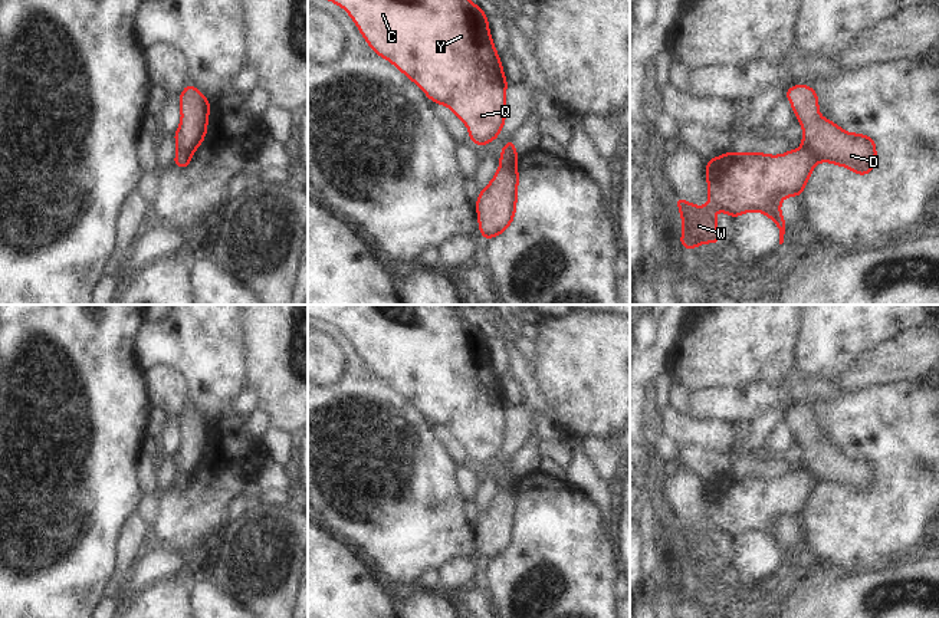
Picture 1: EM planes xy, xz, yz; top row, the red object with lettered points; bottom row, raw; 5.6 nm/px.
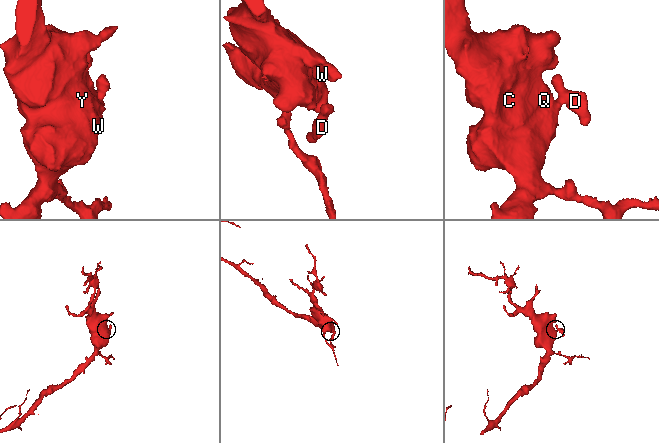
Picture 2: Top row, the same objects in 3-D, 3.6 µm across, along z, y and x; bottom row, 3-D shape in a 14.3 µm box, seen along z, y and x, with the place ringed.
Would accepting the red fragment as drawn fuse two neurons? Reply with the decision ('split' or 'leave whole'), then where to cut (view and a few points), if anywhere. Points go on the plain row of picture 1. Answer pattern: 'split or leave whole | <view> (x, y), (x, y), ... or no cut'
split | yz (804, 467), (818, 482)

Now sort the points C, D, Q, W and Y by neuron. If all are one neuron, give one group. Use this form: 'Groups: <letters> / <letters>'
Groups: C Q W Y / D.

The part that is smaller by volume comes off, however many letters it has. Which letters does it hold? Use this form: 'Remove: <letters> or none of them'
Remove: D

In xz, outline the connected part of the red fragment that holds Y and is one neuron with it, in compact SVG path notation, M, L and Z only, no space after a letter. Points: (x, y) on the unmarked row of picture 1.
M308 305L308 315L344 329L374 374L391 382L434 425L447 427L467 447L470 464L482 469L499 457L506 438L508 404L487 351L487 338L467 322L460 308L453 305Z

